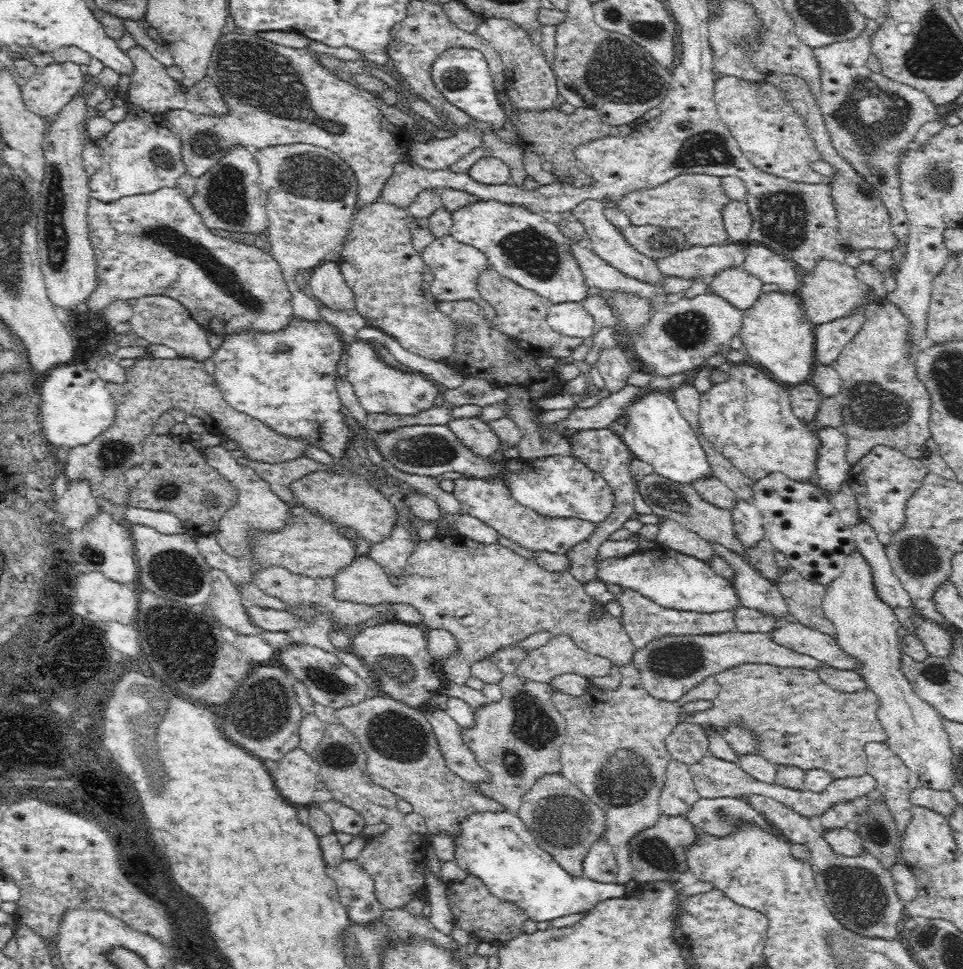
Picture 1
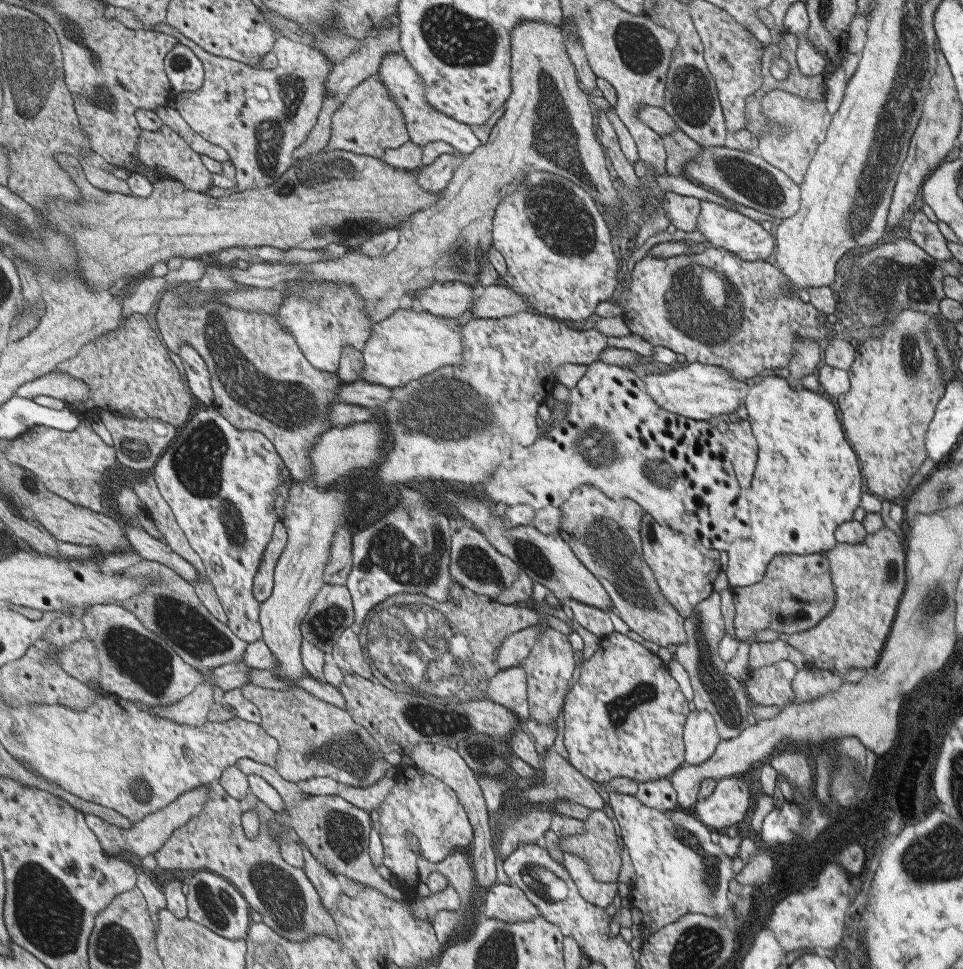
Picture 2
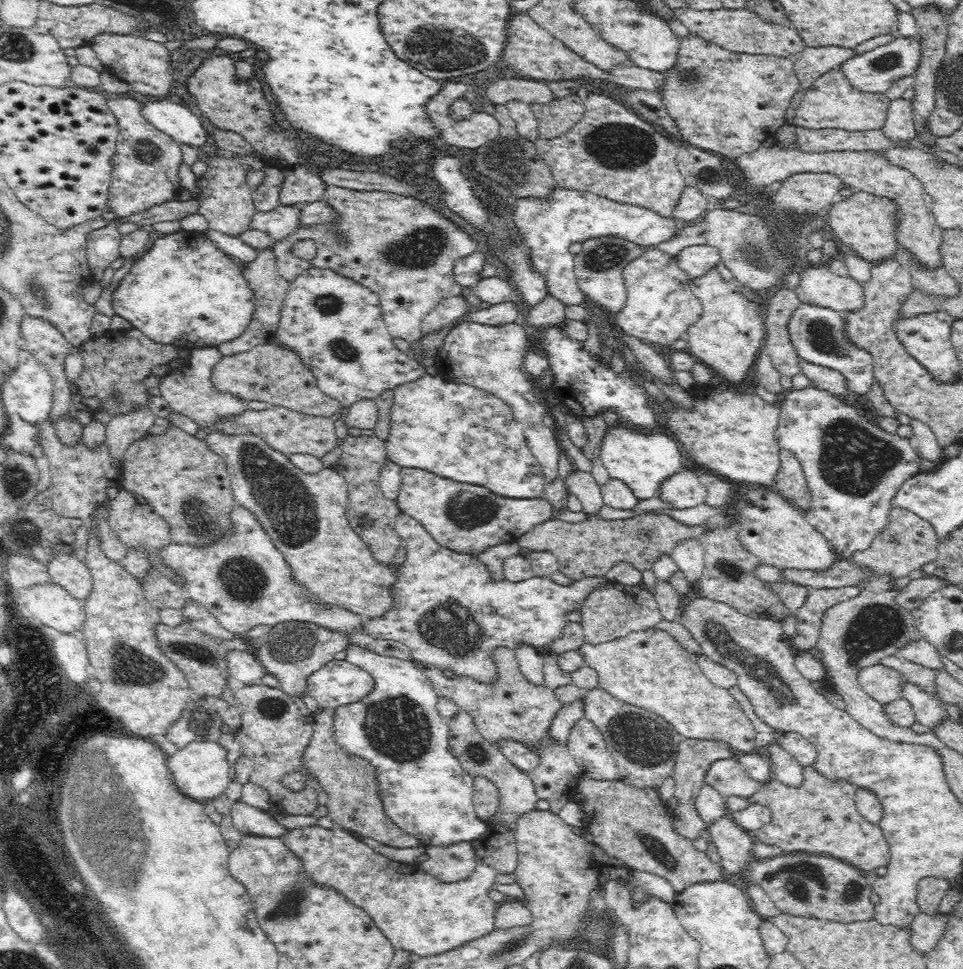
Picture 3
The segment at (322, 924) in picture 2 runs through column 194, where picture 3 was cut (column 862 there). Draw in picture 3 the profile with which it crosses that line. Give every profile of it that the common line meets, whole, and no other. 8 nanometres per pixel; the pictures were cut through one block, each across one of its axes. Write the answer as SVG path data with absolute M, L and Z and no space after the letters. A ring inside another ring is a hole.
M805 768L800 786L786 786L776 779L762 784L751 799L770 811L770 821L752 830L760 842L775 844L786 853L796 850L815 852L840 859L852 867L874 871L887 866L891 854L887 837L879 825L868 823L854 806L854 792L858 788L839 780L828 782L824 777Z

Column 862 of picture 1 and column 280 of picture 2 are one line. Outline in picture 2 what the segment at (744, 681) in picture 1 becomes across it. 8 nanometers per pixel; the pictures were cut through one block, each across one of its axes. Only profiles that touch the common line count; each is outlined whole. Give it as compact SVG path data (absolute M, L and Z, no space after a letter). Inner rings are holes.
M252 682L240 688L262 712L262 728L281 741L277 770L290 782L298 783L318 776L334 777L346 785L382 784L392 767L381 744L362 724L354 723L352 712L299 689L262 688Z

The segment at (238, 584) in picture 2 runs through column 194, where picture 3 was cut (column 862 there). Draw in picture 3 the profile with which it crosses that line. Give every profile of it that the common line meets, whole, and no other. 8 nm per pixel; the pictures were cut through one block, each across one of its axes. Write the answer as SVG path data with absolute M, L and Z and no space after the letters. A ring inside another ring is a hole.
M812 385L799 390L783 390L780 396L778 426L774 430L776 442L780 448L790 451L796 457L804 473L811 494L811 507L804 510L806 521L829 540L841 557L850 559L848 555L857 549L864 549L888 523L891 501L896 490L917 473L912 442L874 426L862 410Z

